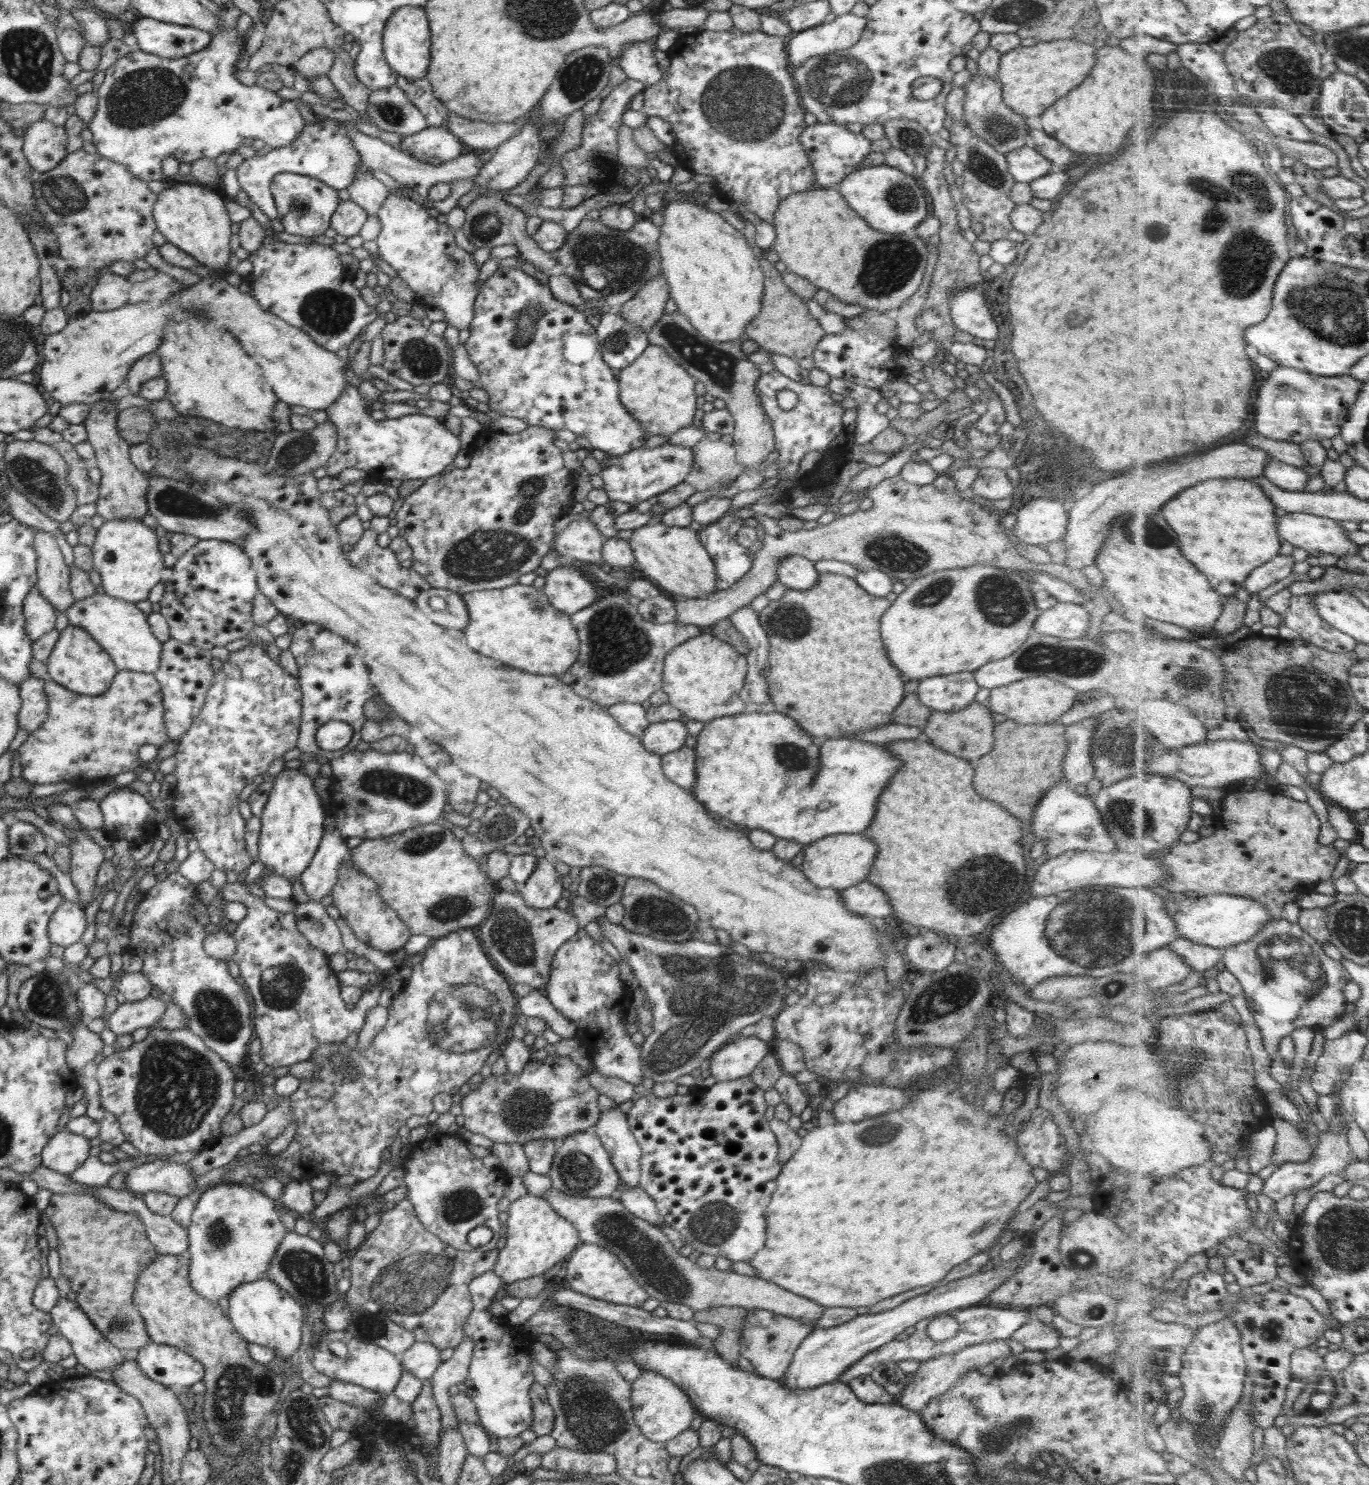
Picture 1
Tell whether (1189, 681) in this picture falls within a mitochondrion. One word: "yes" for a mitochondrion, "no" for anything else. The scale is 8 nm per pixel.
yes

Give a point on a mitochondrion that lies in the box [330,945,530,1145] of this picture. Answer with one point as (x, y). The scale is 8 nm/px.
(460, 1019)

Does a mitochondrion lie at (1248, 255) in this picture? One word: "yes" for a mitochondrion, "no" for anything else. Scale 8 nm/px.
yes

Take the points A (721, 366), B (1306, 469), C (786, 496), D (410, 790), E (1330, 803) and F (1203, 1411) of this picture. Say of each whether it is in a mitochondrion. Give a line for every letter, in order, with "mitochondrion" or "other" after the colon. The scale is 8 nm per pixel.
A: mitochondrion
B: other
C: other
D: mitochondrion
E: other
F: mitochondrion

